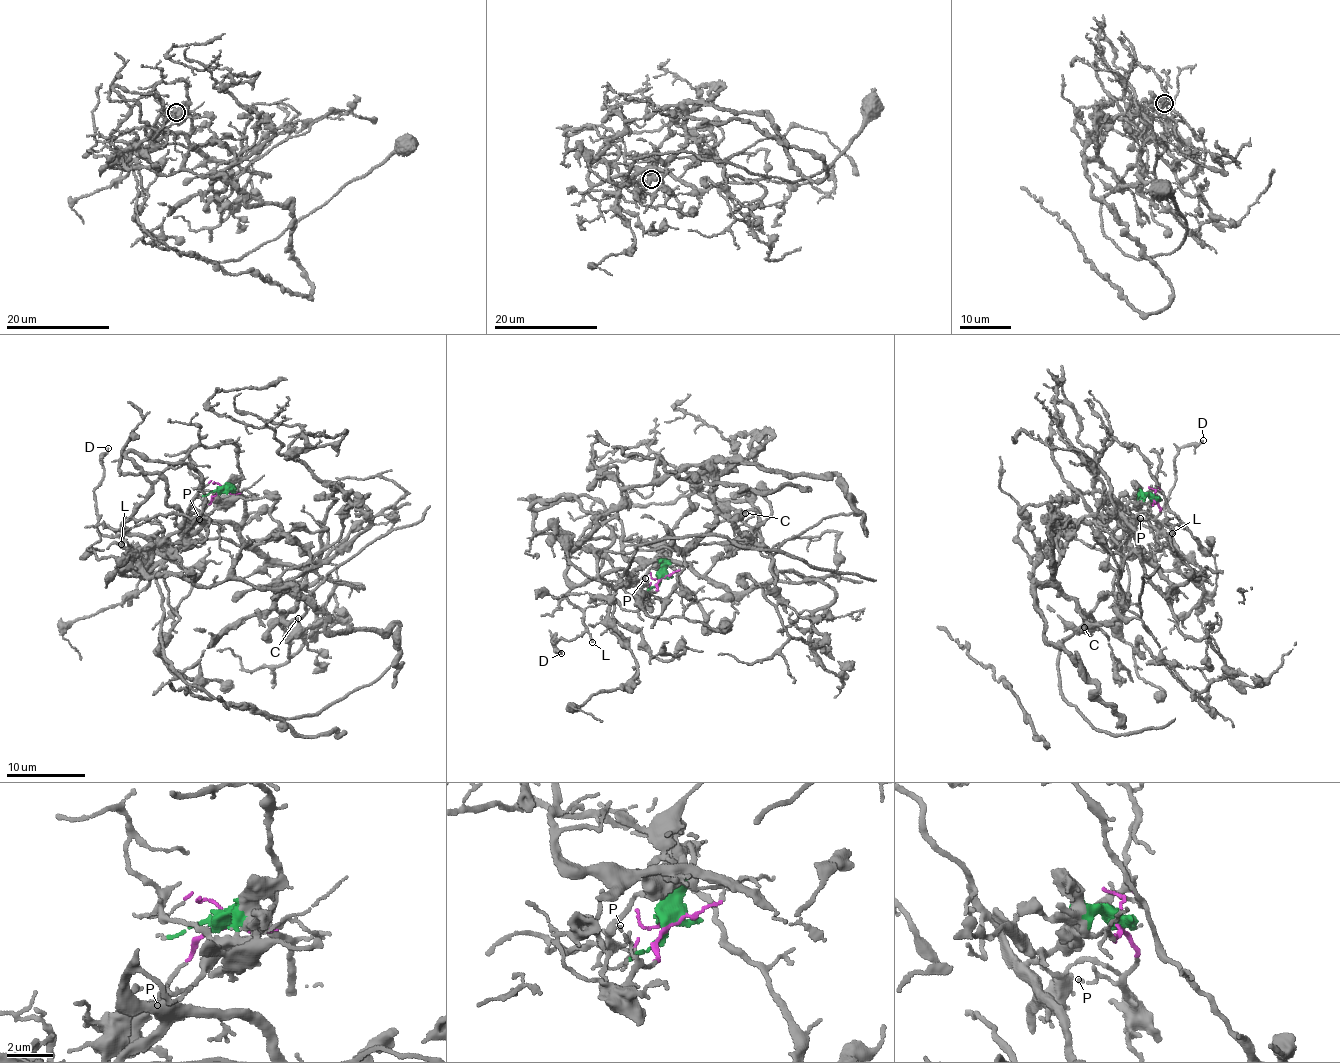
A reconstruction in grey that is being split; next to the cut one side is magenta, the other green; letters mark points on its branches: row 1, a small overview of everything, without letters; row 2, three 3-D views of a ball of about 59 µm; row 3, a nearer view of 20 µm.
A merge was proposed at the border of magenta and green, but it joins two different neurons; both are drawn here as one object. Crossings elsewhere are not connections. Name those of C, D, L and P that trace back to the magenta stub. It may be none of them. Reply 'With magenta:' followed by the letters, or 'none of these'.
With magenta: D, L, P

